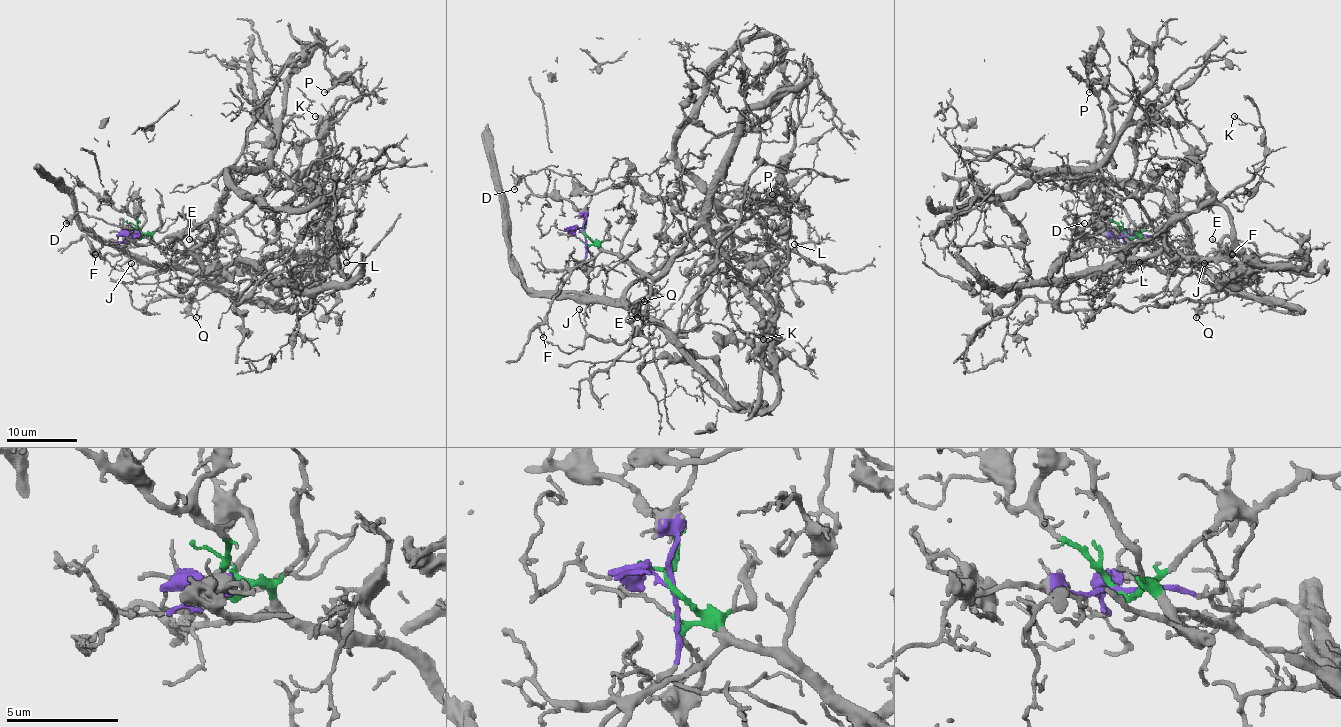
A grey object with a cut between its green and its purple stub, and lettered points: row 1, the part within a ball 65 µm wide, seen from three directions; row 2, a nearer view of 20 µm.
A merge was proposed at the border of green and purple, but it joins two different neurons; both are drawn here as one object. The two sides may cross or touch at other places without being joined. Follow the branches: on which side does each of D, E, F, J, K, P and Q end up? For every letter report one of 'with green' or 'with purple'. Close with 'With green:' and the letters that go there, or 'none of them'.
D: with purple
E: with green
F: with green
J: with green
K: with green
P: with purple
Q: with purple
With green: E, F, J, K

